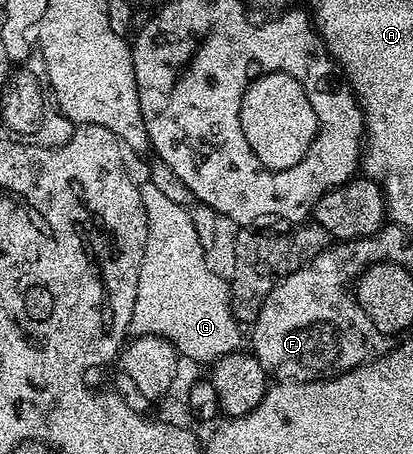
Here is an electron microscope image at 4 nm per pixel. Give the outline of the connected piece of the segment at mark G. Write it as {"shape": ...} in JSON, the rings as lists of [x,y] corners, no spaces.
{"shape":[[[150,183],[144,184],[139,194],[147,220],[147,246],[141,263],[141,275],[137,279],[137,303],[133,303],[130,332],[135,337],[157,336],[168,339],[188,362],[214,363],[225,355],[242,350],[245,333],[239,330],[235,322],[237,313],[233,308],[232,286],[228,278],[218,277],[209,269],[190,208],[173,203],[173,199],[161,192],[161,187]]]}

